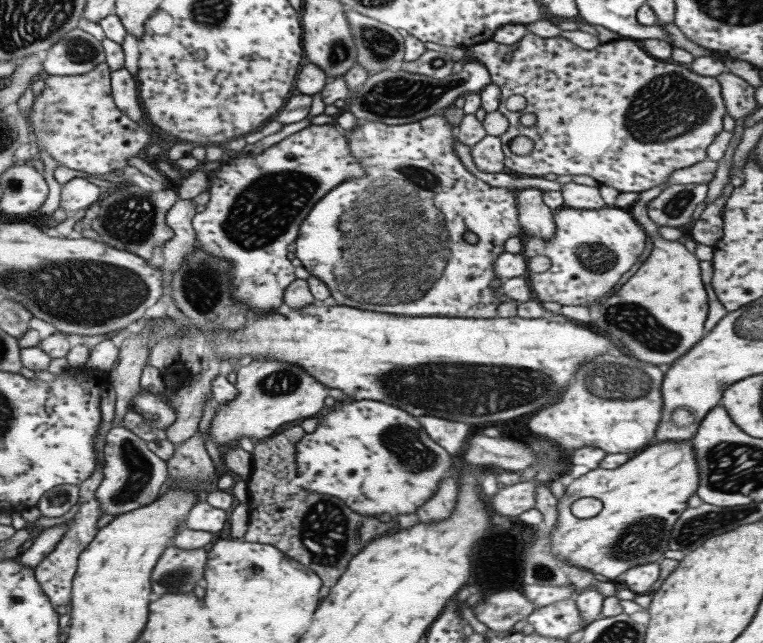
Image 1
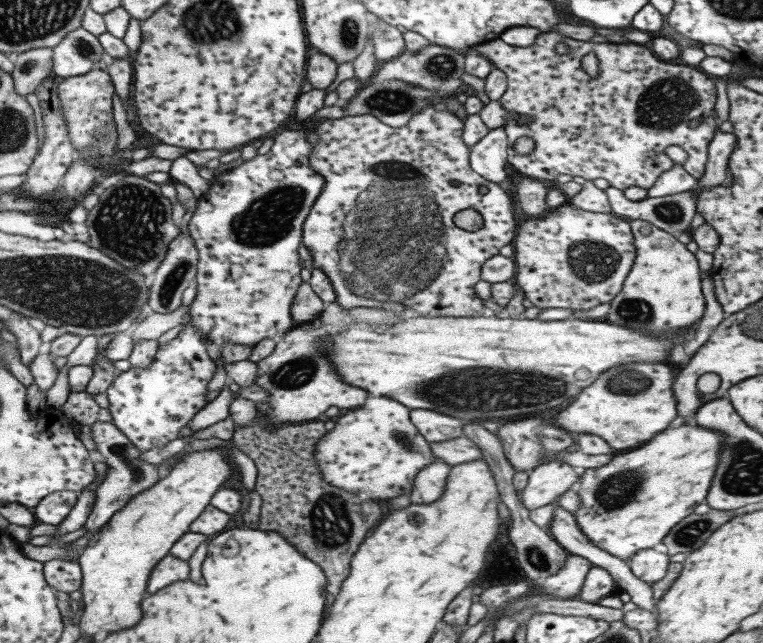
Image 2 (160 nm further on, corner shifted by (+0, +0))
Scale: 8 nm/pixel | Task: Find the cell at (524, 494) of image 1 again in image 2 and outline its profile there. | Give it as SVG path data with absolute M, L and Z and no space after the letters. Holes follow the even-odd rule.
M549 460L528 472L523 491L518 492L525 508L533 510L543 505L554 505L565 491L574 489L580 471L556 460Z

